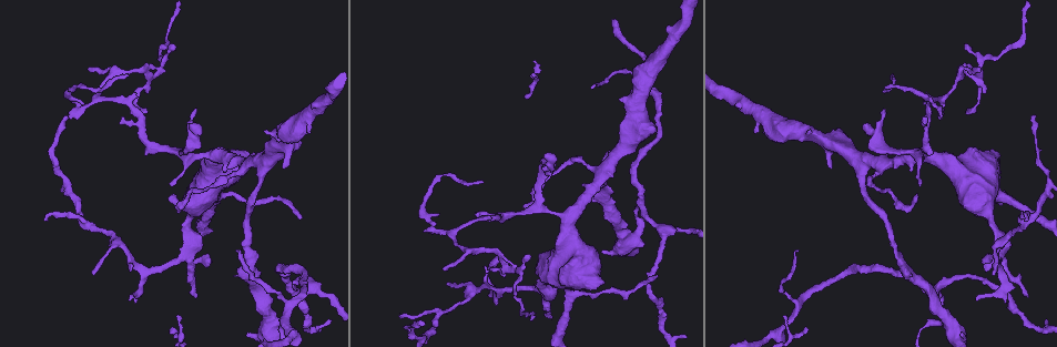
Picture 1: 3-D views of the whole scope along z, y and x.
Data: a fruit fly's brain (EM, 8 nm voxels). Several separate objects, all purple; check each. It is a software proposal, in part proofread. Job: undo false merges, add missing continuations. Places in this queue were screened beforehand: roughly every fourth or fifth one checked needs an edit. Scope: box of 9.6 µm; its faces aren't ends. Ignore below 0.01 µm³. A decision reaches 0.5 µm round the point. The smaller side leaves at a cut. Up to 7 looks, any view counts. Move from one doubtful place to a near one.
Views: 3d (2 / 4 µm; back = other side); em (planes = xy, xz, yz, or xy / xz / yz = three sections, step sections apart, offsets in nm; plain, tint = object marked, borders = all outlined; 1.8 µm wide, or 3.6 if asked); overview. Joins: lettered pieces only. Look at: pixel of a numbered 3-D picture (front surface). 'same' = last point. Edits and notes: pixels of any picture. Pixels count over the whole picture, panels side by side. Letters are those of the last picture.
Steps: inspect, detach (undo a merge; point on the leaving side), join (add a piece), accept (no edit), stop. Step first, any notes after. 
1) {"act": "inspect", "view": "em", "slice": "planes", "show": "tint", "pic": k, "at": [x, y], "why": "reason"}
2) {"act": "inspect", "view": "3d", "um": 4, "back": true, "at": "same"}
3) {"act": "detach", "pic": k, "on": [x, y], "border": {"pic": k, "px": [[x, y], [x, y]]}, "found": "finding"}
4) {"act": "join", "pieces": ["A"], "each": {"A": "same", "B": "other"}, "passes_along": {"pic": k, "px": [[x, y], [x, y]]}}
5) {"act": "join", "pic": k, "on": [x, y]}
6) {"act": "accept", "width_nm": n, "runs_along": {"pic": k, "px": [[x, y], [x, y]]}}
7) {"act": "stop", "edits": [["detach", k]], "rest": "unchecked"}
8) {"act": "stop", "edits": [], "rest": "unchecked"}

{"act": "inspect", "view": "em", "slice": "planes", "show": "plain", "pic": 1, "at": [1026, 296], "why": "an open end"}

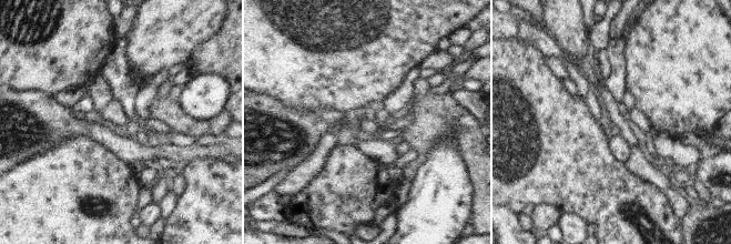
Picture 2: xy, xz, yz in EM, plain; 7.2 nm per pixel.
{"act": "inspect", "view": "em", "slice": "planes", "show": "borders", "at": "same"}

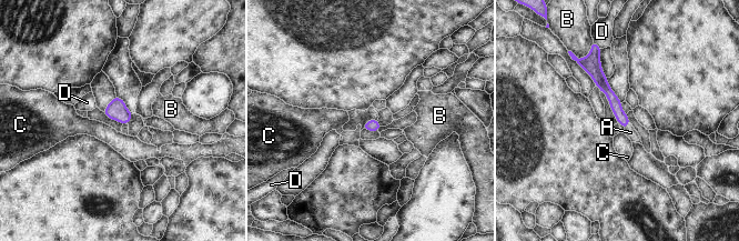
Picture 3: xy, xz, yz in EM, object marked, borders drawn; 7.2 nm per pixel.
{"act": "join", "pieces": ["A"], "each": {"A": "same", "B": "other", "C": "other", "D": "other"}, "passes_along": {"pic": 3, "px": [[615, 103], [627, 126], [630, 132]]}, "found": "it goes on there"}

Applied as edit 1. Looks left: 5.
{"act": "inspect", "view": "overview"}

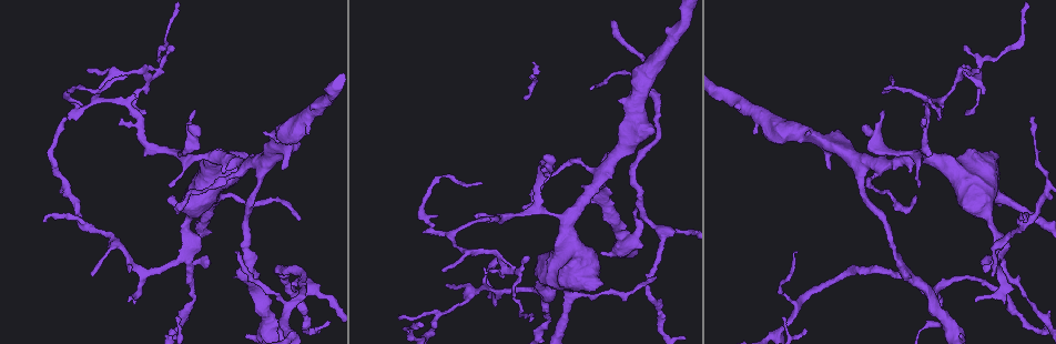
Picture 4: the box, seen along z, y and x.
{"act": "inspect", "view": "em", "slice": "planes", "show": "borders", "pic": 4, "at": [538, 194], "why": "a narrow waist"}

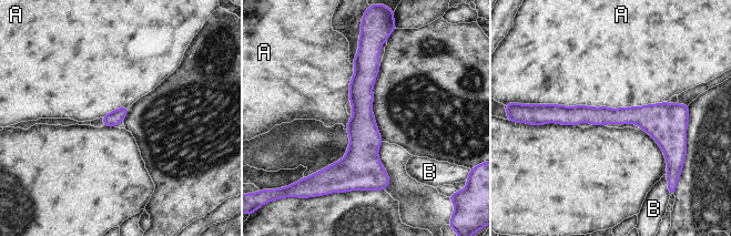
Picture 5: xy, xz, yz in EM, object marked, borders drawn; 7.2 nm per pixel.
{"act": "accept", "each": {"A": "other", "B": "other"}, "found": "continuous, no second cell"}

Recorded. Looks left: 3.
{"act": "stop", "edits": [["join", 3]], "rest": "unchecked"}

